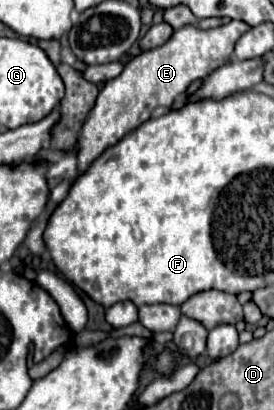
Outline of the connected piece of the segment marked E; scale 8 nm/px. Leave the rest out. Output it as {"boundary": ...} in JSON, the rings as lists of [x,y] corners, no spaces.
{"boundary":[[[229,21],[227,25],[201,31],[195,25],[181,27],[173,33],[173,37],[157,47],[143,51],[135,59],[131,59],[123,73],[111,81],[105,83],[101,89],[89,117],[85,119],[79,139],[77,139],[77,167],[79,173],[85,173],[89,165],[107,149],[113,147],[121,137],[125,137],[129,131],[137,129],[141,123],[153,117],[159,109],[169,109],[173,105],[173,99],[185,89],[197,81],[207,77],[213,69],[225,65],[233,53],[235,41],[249,31],[251,27],[245,21]]]}

